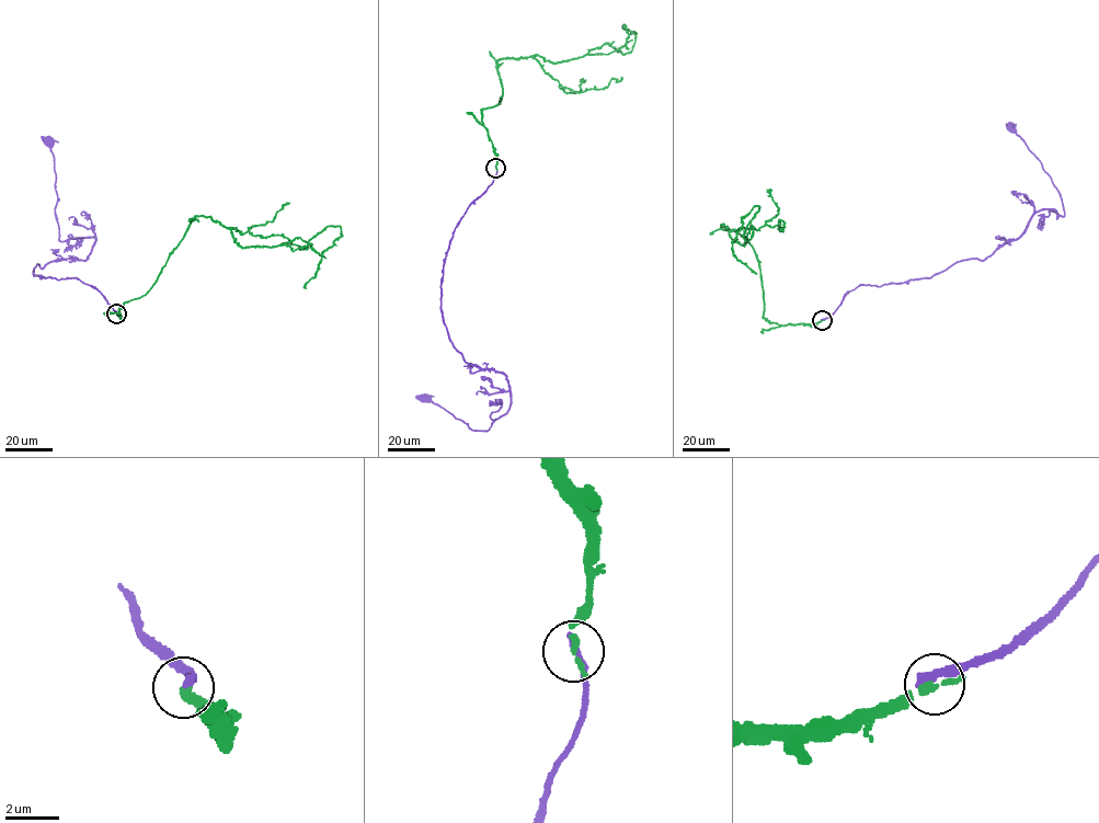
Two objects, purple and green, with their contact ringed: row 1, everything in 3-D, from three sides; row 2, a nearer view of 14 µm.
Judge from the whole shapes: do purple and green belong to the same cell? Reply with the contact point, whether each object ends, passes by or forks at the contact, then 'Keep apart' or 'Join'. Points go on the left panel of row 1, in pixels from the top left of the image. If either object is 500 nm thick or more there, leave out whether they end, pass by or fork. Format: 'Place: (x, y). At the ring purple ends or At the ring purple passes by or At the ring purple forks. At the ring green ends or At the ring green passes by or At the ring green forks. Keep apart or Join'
Place: (116, 313). At the ring purple ends. At the ring green ends. Keep apart

